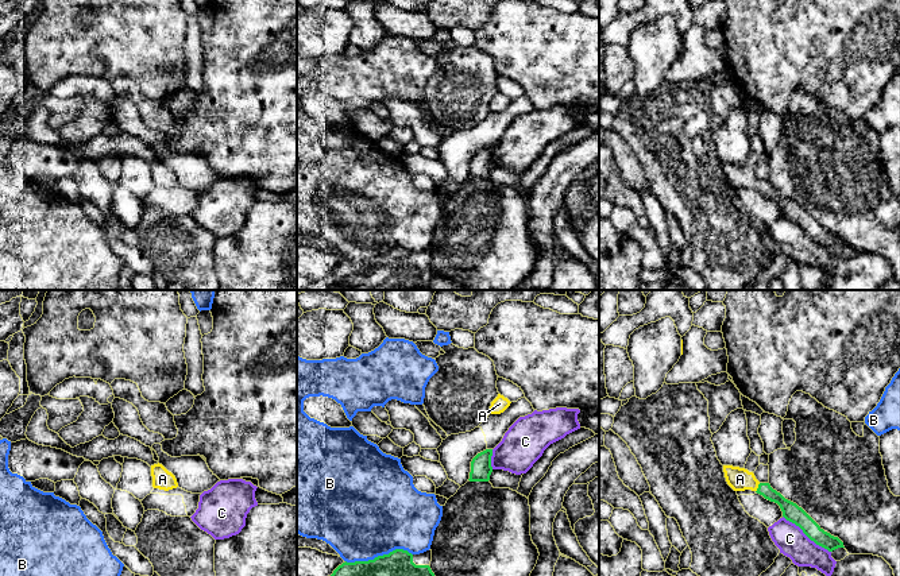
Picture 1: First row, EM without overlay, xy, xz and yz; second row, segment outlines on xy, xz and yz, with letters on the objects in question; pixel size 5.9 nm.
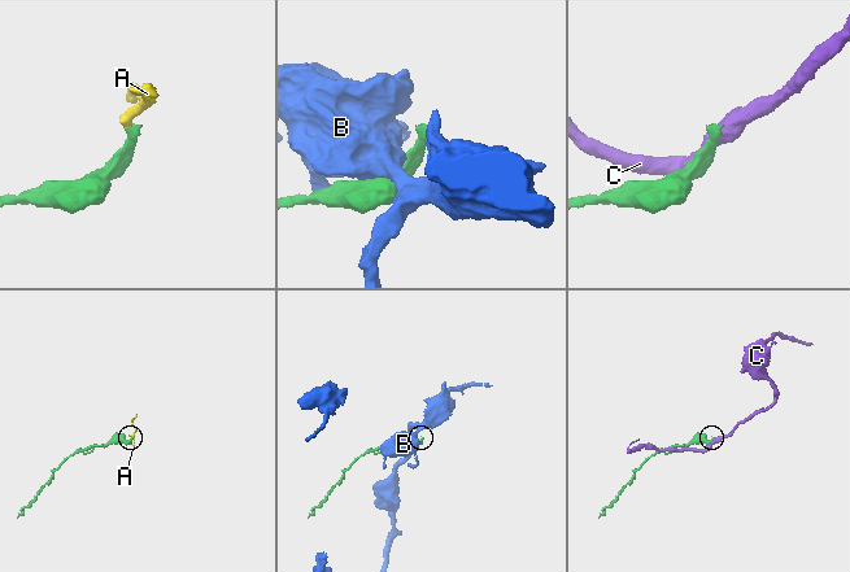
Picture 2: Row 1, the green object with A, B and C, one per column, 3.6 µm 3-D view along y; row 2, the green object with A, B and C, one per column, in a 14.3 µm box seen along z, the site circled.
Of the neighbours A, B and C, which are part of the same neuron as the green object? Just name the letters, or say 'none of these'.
A

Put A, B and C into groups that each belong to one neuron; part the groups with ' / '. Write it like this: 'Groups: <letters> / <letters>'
Groups: A / B / C

